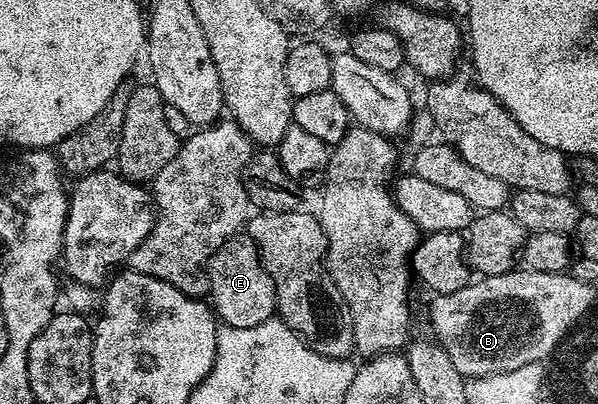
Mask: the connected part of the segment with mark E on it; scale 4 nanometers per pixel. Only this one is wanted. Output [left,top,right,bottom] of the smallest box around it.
[208,238,278,328]

